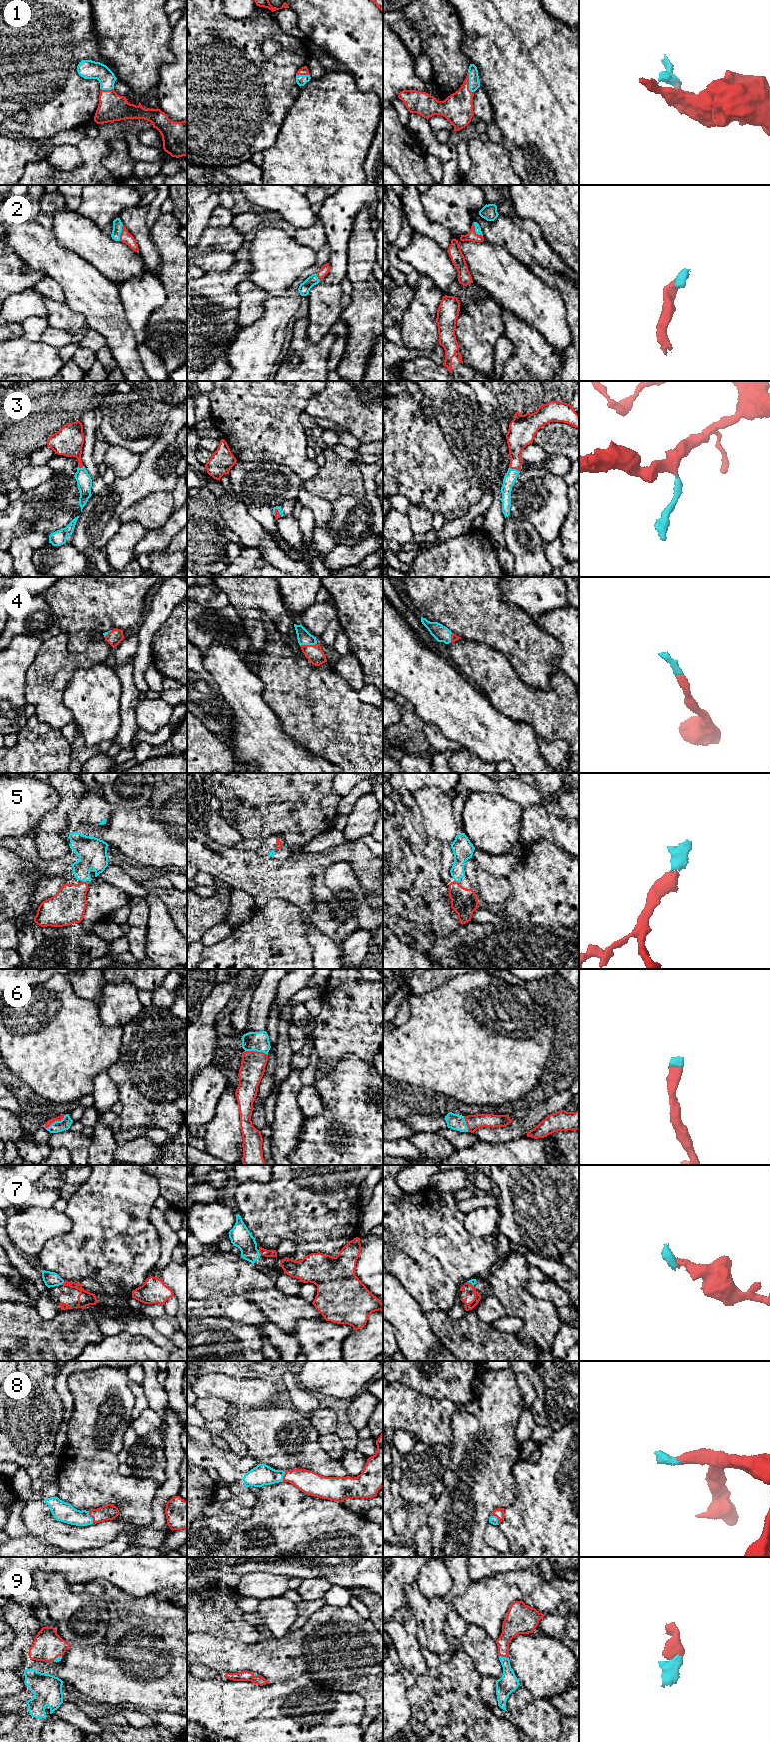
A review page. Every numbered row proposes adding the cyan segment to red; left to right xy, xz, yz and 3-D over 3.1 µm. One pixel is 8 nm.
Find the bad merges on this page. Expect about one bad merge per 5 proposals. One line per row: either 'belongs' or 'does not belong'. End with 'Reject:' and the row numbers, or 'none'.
1: belongs
2: belongs
3: belongs
4: belongs
5: belongs
6: belongs
7: belongs
8: belongs
9: belongs
Reject: none

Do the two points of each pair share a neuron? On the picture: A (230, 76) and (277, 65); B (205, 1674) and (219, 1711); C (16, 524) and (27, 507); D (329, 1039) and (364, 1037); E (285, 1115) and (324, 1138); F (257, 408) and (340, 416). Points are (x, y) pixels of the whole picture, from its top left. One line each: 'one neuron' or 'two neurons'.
A: one neuron
B: two neurons
C: one neuron
D: one neuron
E: two neurons
F: two neurons

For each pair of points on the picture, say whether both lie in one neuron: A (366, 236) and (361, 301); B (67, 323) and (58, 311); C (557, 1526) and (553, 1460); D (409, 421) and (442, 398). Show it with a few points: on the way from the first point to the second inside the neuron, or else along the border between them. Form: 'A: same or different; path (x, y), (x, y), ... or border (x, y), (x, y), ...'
A: same; path (362, 252), (361, 285)
B: same; path (65, 320), (59, 314)
C: same; path (557, 1510), (557, 1493), (552, 1482), (552, 1476)
D: different; border (430, 406), (436, 412), (437, 424), (440, 428)

